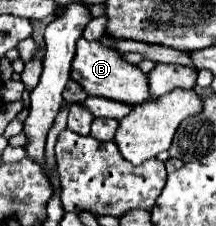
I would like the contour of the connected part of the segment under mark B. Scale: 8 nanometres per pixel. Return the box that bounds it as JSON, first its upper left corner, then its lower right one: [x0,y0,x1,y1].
[71,37,149,105]

